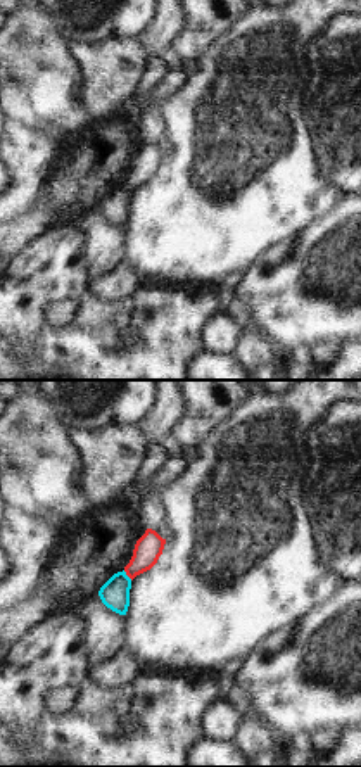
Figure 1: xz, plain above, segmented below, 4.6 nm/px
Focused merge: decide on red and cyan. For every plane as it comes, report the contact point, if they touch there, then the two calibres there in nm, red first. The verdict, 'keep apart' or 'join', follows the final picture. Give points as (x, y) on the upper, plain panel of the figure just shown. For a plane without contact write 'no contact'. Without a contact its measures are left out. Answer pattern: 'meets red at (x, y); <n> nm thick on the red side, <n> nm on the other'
meets red at (128, 189); 130 nm thick on the red side, 140 nm on the other

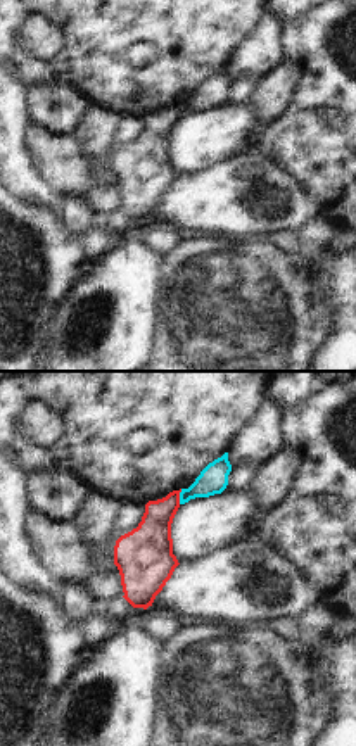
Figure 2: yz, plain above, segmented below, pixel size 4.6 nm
meets red at (178, 109); 190 nm thick on the red side, 140 nm on the other

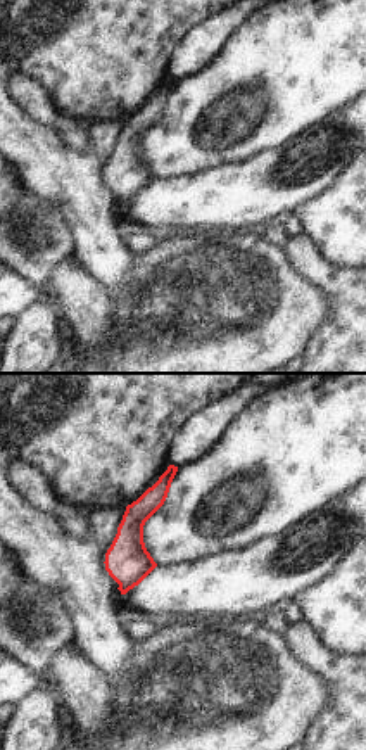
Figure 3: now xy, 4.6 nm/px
no contact

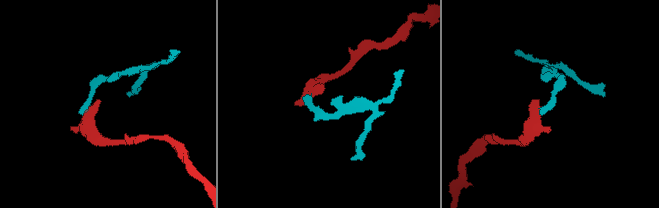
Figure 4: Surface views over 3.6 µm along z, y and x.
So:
join

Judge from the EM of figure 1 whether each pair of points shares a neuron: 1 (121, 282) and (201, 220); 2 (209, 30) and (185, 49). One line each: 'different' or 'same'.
1: different
2: same

